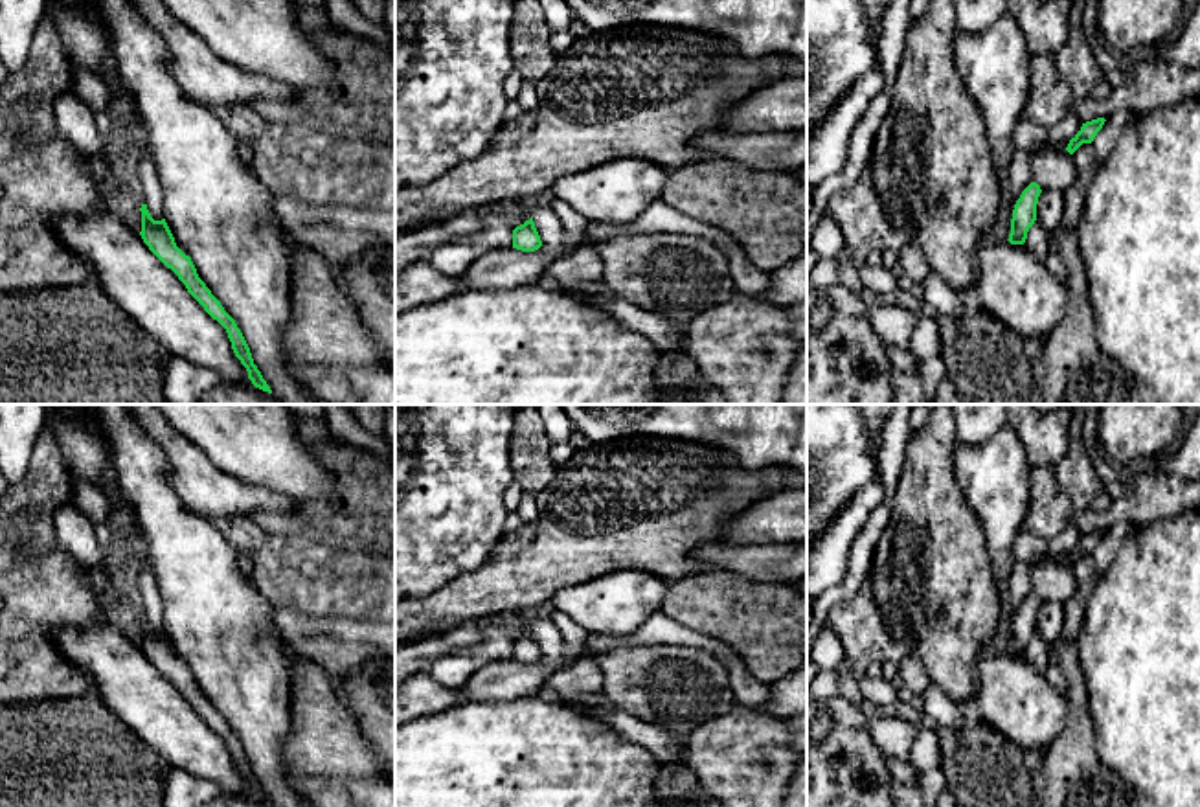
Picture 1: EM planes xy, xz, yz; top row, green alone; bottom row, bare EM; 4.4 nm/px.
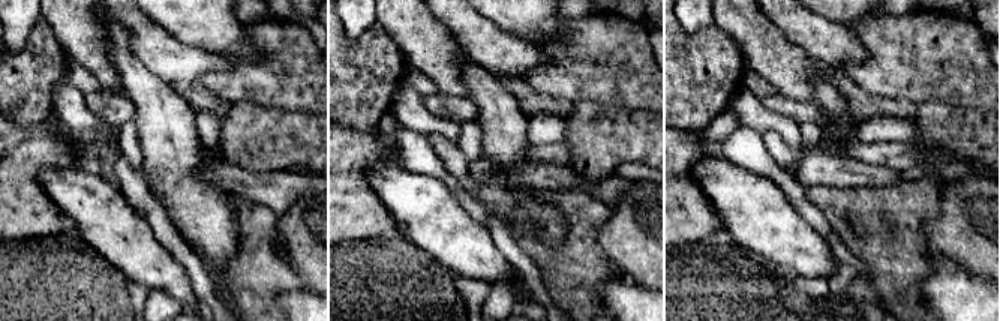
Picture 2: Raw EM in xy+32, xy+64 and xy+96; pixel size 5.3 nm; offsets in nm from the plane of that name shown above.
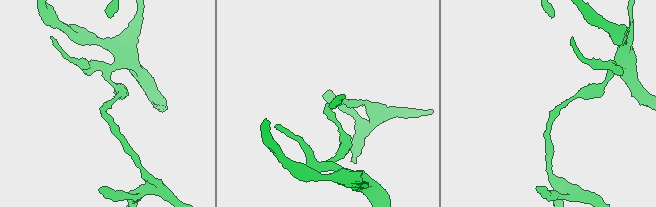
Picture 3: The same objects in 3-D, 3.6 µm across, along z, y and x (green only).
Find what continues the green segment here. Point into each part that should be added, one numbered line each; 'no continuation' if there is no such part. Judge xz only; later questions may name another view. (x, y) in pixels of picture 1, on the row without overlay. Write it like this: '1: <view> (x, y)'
no continuation

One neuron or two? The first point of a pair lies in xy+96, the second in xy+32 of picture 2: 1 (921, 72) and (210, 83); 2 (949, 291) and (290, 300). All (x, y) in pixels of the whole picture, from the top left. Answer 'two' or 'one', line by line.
1: one
2: one

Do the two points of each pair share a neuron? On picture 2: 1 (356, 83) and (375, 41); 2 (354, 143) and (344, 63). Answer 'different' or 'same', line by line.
1: same
2: different

